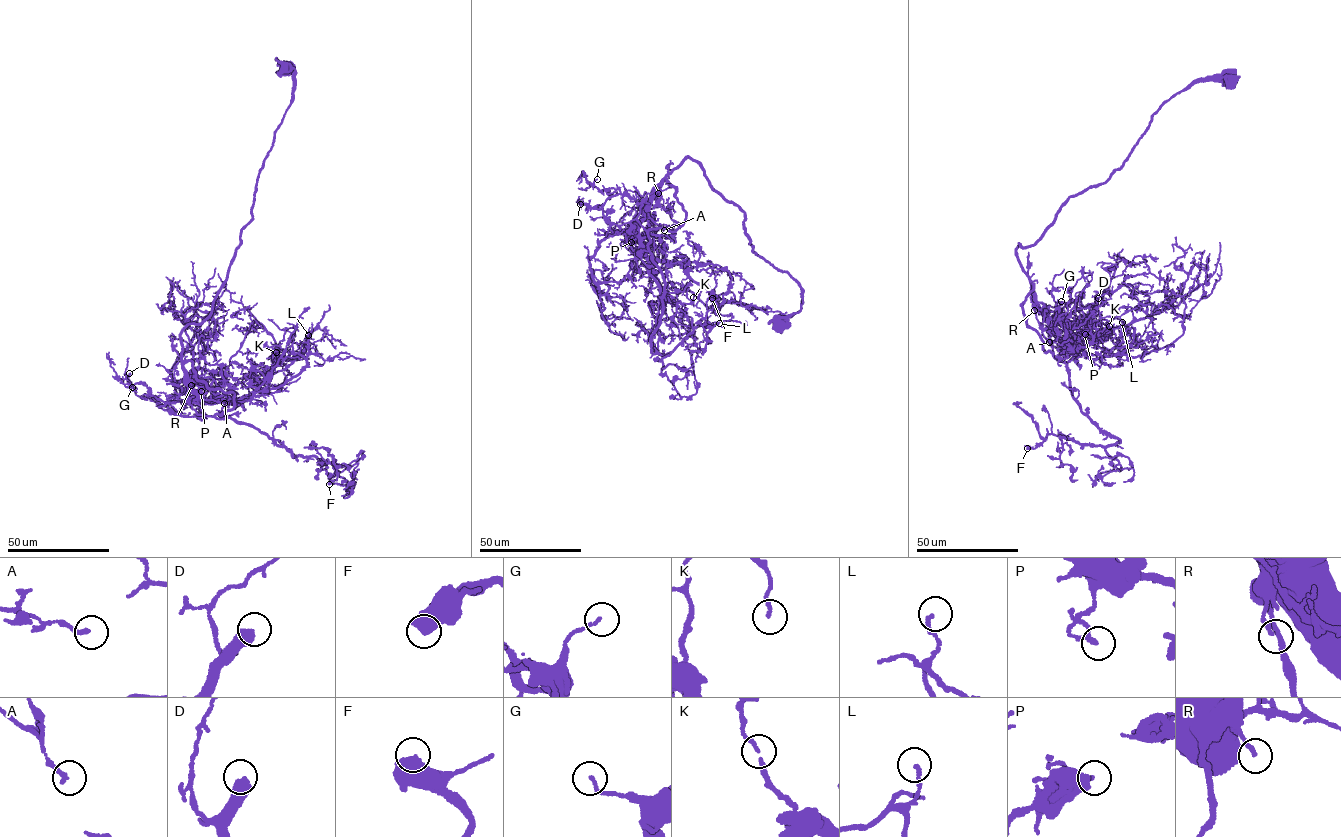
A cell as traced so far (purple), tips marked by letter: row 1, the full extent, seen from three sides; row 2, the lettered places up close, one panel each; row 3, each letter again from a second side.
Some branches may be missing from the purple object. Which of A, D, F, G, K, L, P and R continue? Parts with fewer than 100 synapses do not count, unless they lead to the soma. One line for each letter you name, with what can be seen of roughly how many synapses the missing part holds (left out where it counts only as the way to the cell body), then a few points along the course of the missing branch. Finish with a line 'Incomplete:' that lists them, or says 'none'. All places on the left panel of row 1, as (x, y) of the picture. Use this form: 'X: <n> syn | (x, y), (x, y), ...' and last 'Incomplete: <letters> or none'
D: 100 syn | (129, 373), (136, 366), (140, 352), (136, 335), (161, 307), (167, 291), (178, 282)
Incomplete: D

